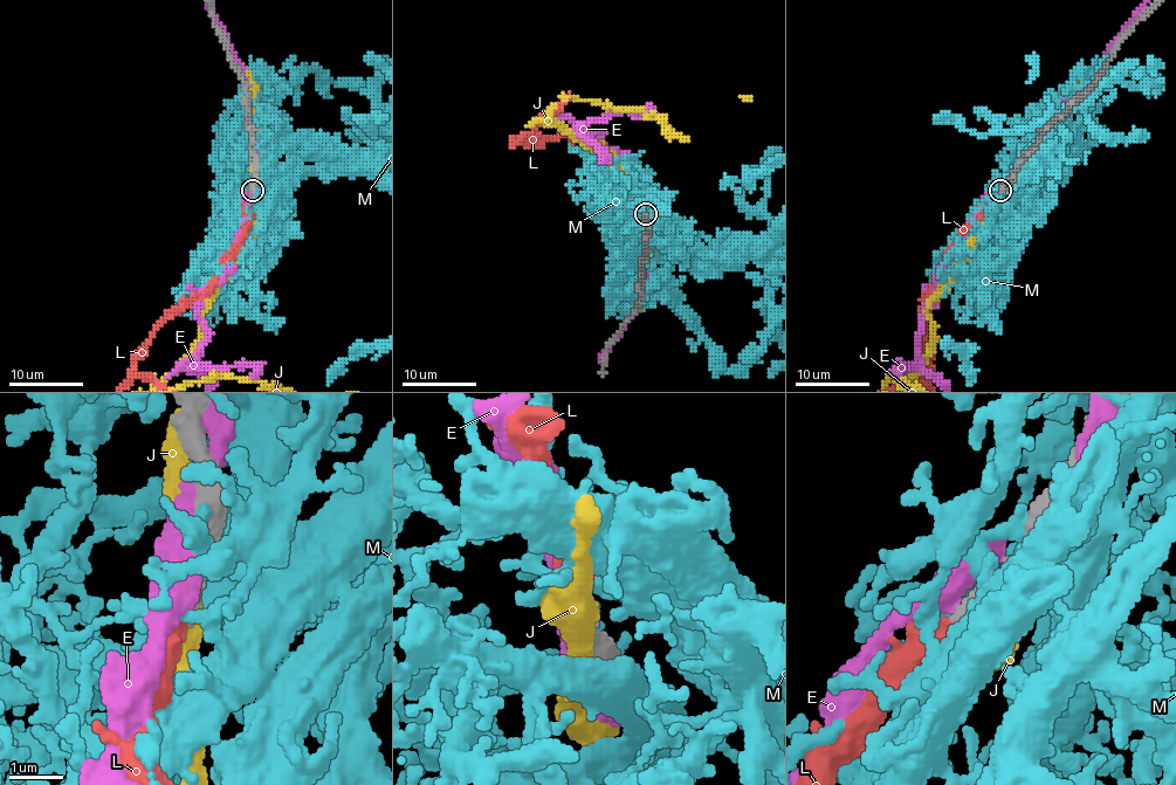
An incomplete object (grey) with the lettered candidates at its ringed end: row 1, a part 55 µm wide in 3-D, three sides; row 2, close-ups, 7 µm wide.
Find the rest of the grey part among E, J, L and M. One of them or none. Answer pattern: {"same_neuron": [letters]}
{"same_neuron": ["L"]}

